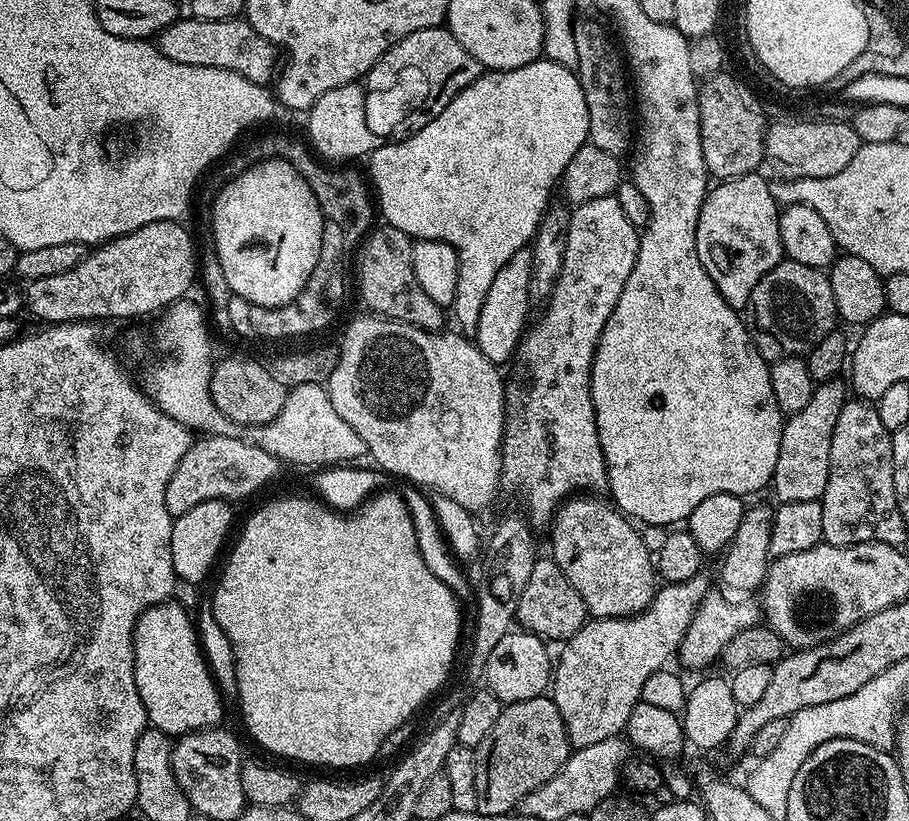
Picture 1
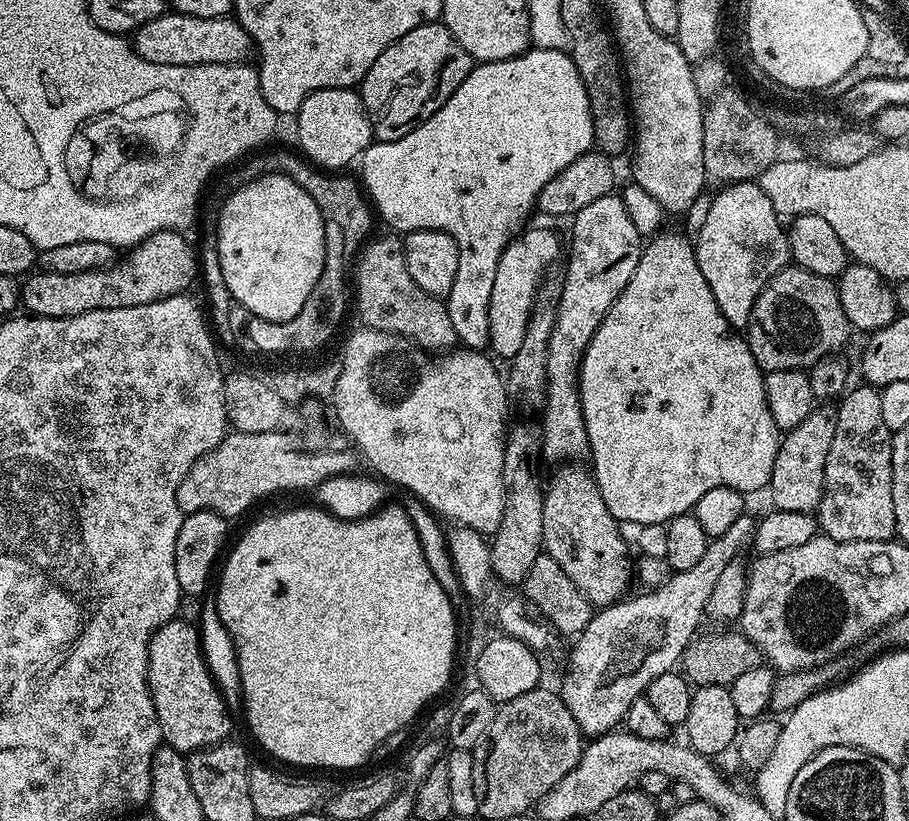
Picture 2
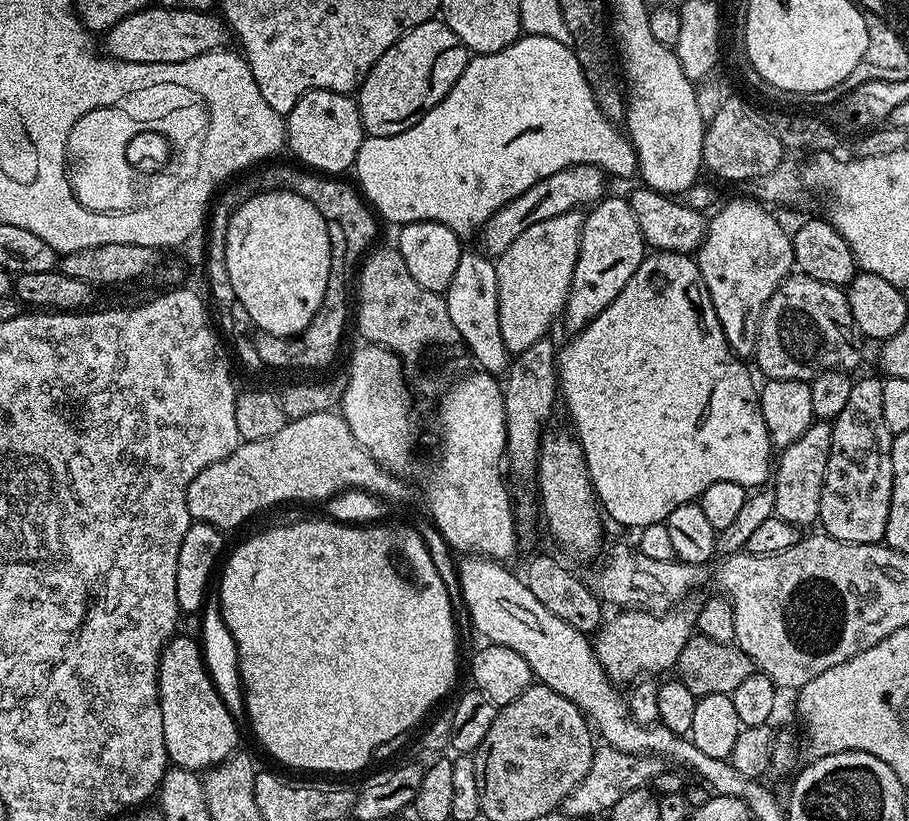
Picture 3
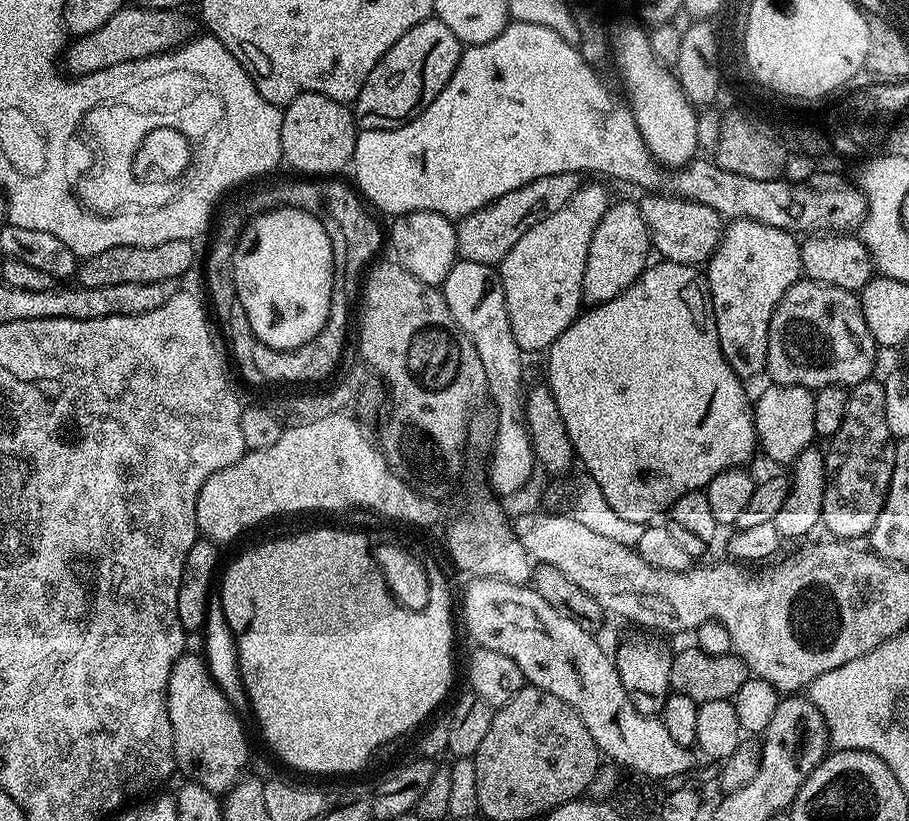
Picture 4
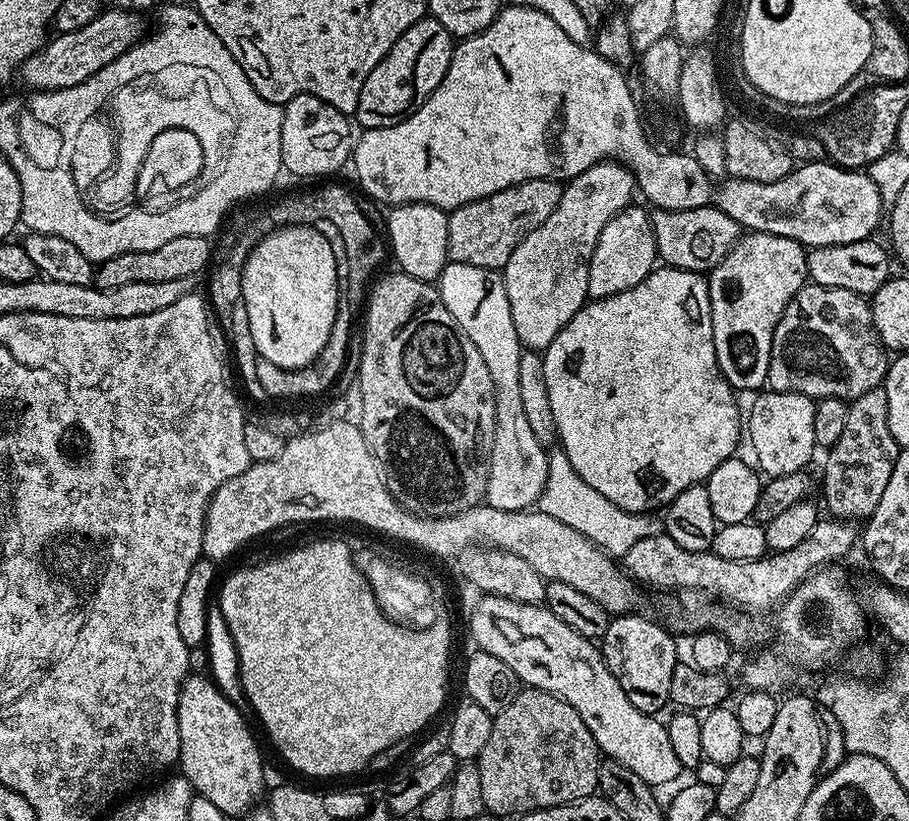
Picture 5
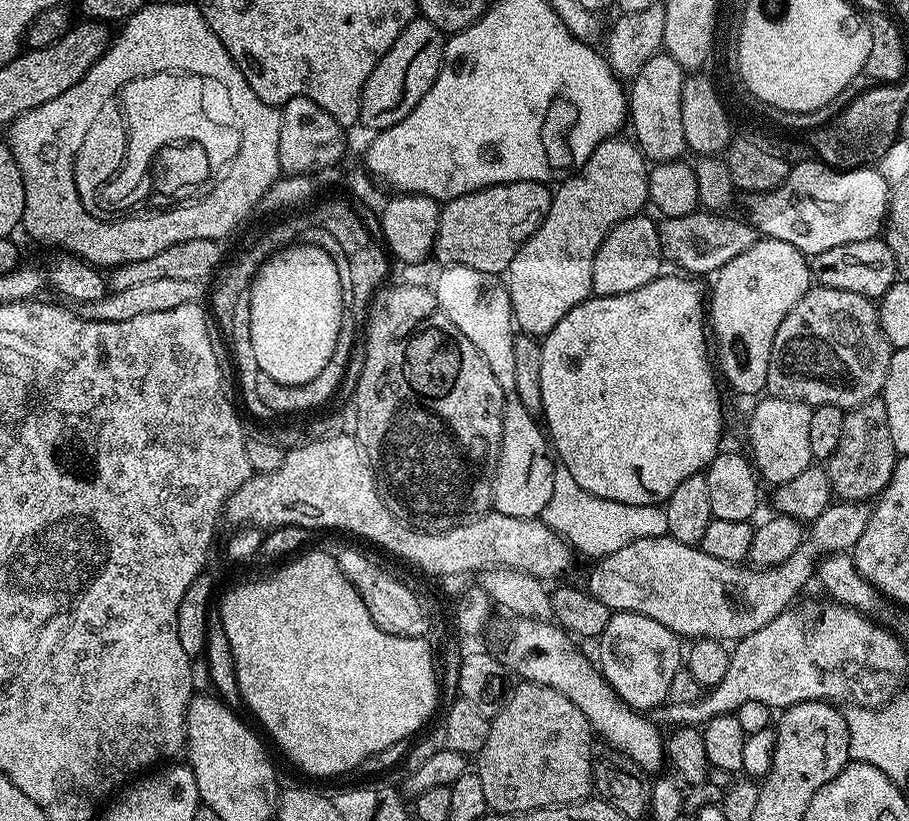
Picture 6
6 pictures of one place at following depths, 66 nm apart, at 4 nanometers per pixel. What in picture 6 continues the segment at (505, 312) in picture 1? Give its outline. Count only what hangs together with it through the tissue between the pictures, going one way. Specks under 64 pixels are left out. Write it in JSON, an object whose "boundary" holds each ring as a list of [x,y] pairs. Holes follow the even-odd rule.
{"boundary":[[[617,134],[603,140],[594,154],[586,158],[583,166],[557,187],[560,189],[552,192],[552,205],[546,218],[534,235],[520,247],[518,254],[514,254],[514,262],[510,262],[506,273],[506,283],[512,303],[512,318],[521,333],[537,338],[547,336],[554,326],[558,326],[558,322],[562,322],[562,318],[566,318],[566,314],[570,314],[570,310],[574,310],[574,306],[589,299],[593,295],[594,254],[598,254],[598,246],[602,246],[606,234],[618,222],[645,211],[649,203],[650,164],[637,143],[631,139],[623,140],[622,137]]]}

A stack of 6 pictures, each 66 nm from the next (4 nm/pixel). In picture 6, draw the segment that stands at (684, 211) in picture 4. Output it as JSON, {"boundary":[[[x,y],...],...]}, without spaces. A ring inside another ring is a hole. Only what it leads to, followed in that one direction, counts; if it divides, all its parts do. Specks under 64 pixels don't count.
{"boundary":[[[697,210],[686,214],[682,218],[661,219],[658,224],[661,253],[667,259],[669,256],[680,267],[677,269],[683,270],[688,274],[696,274],[692,272],[715,274],[719,272],[722,266],[726,266],[726,262],[730,262],[730,258],[738,258],[738,254],[742,254],[742,250],[750,250],[750,246],[754,246],[758,239],[756,229],[748,223],[747,219],[740,218],[740,220],[735,220],[734,217],[728,215],[732,214],[717,214],[707,210]]]}

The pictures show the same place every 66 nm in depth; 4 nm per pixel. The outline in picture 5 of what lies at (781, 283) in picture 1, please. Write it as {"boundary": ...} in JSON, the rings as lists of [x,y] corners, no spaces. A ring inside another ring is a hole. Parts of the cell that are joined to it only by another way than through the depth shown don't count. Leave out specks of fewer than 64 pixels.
{"boundary":[[[808,282],[802,290],[798,290],[798,294],[794,294],[774,330],[767,387],[773,392],[806,394],[815,401],[838,398],[851,402],[866,394],[866,390],[874,390],[883,385],[889,363],[889,353],[880,343],[878,330],[874,330],[869,301],[850,290],[838,290]]]}

